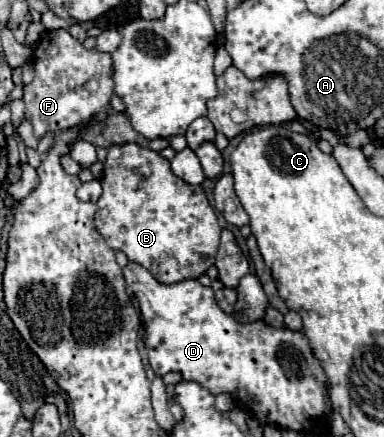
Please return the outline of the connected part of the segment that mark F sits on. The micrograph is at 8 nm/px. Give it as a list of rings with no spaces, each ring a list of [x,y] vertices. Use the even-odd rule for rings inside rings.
[[[50,30],[34,46],[34,80],[24,86],[26,118],[32,122],[34,136],[66,130],[88,118],[106,112],[112,98],[112,56],[96,48],[88,50],[68,30]]]

